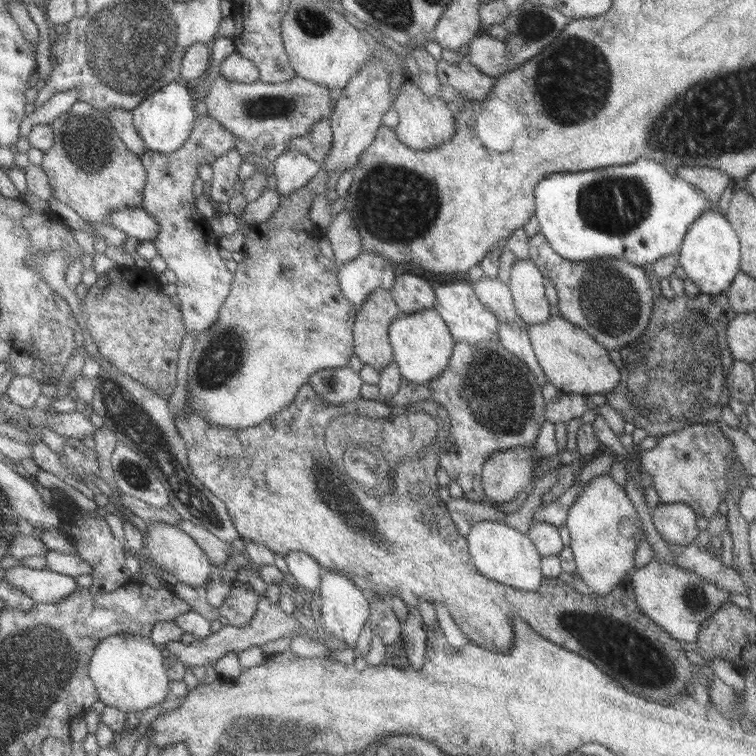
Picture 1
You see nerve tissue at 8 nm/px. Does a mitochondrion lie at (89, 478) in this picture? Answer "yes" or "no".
no

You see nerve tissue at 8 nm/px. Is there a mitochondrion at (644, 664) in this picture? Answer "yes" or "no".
yes

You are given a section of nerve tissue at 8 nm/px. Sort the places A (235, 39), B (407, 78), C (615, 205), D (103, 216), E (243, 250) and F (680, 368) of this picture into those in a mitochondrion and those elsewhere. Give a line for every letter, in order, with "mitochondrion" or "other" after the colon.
A: other
B: other
C: mitochondrion
D: other
E: other
F: mitochondrion

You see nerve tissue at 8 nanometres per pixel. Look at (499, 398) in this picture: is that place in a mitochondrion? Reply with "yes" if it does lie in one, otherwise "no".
yes

